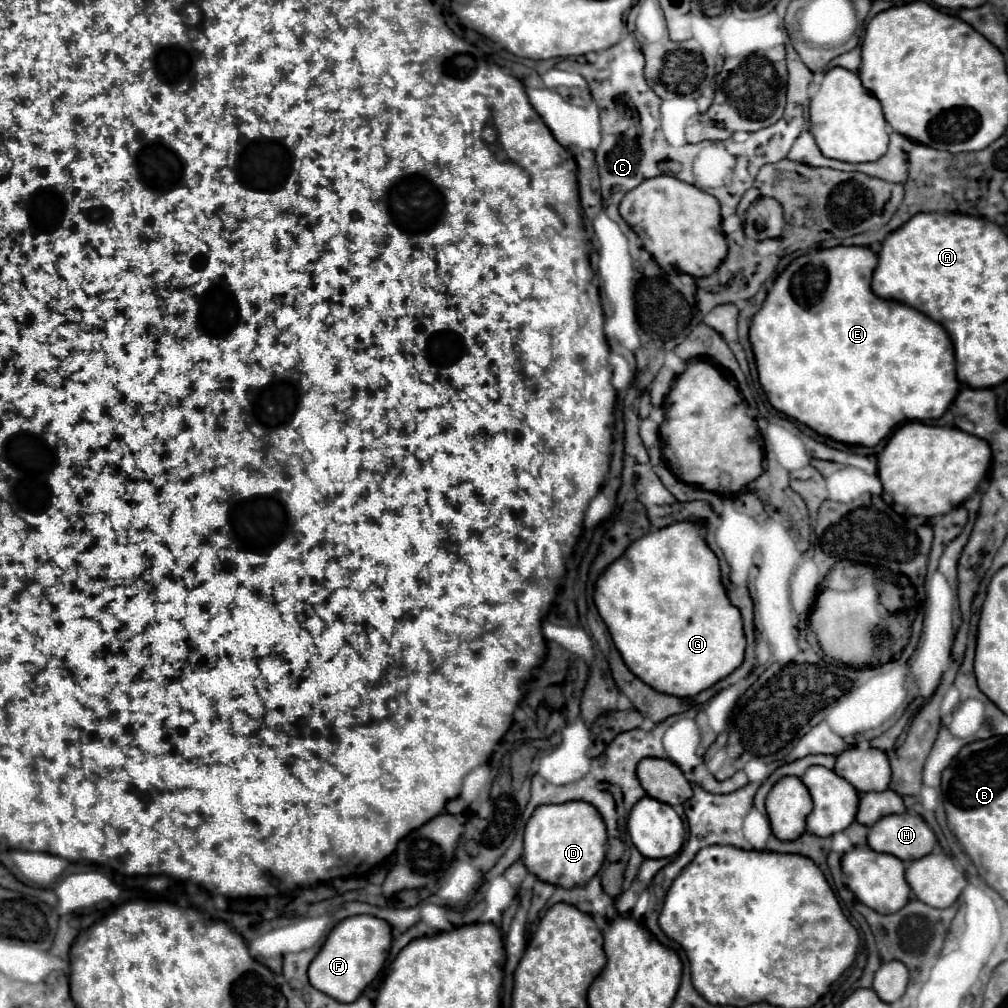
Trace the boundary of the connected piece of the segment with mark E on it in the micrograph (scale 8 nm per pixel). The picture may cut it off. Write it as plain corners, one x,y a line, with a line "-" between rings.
840,245
802,255
776,279
750,327
760,385
772,407
824,437
864,447
878,445
898,423
940,419
960,387
948,333
924,313
876,297
870,289
874,267
876,253
868,247

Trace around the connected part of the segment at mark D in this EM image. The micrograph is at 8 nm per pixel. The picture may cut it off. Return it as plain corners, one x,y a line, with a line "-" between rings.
572,801
564,805
542,805
526,823
522,863
544,883
566,889
586,885
600,871
604,851
606,827
602,817
590,803

